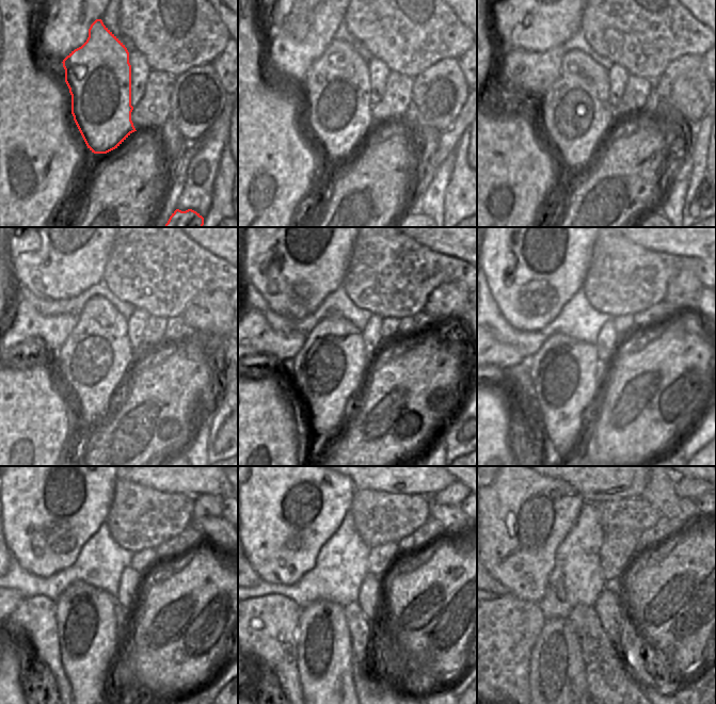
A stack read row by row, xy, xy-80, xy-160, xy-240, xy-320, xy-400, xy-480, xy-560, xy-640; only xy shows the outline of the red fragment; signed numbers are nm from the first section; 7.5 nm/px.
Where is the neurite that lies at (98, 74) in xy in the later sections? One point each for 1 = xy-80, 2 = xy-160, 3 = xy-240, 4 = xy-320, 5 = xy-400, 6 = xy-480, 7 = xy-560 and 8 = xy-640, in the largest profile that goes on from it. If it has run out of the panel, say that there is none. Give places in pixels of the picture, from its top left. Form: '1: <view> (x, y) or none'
1: xy-80 (336, 88)
2: xy-160 (575, 114)
3: xy-240 (93, 362)
4: xy-320 (329, 369)
5: xy-400 (563, 372)
6: xy-480 (85, 623)
7: xy-560 (323, 643)
8: xy-640 (557, 678)

